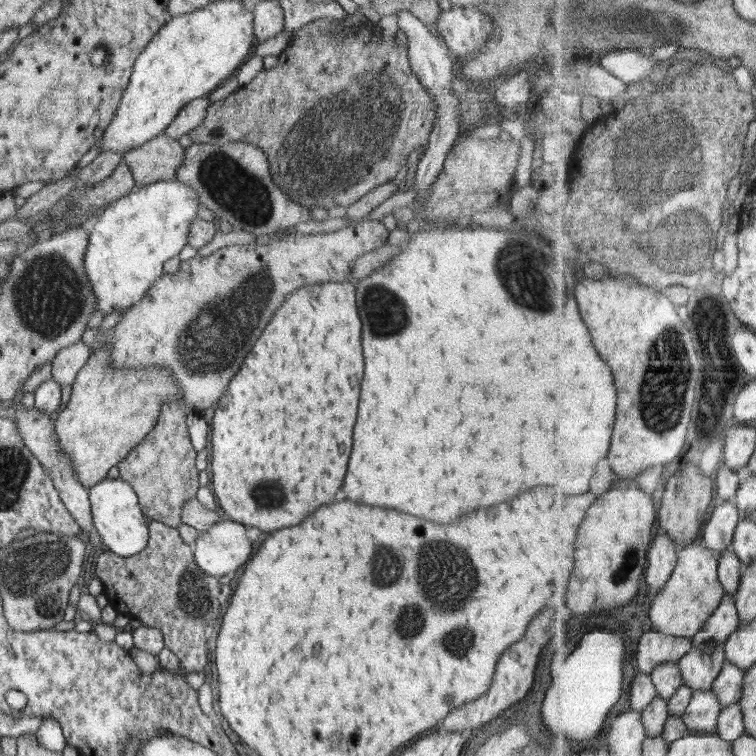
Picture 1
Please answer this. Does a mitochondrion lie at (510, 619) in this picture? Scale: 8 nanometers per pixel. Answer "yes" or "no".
no

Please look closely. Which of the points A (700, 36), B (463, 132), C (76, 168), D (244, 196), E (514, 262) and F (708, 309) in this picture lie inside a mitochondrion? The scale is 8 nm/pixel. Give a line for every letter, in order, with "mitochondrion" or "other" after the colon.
A: other
B: other
C: other
D: mitochondrion
E: mitochondrion
F: mitochondrion

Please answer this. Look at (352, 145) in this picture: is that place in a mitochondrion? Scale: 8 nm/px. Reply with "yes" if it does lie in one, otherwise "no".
yes

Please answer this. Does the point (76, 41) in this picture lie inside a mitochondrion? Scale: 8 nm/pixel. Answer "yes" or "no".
no

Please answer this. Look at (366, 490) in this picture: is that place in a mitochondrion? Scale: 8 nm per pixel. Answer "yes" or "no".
no

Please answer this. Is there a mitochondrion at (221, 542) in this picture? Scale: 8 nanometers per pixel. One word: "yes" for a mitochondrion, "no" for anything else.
no

